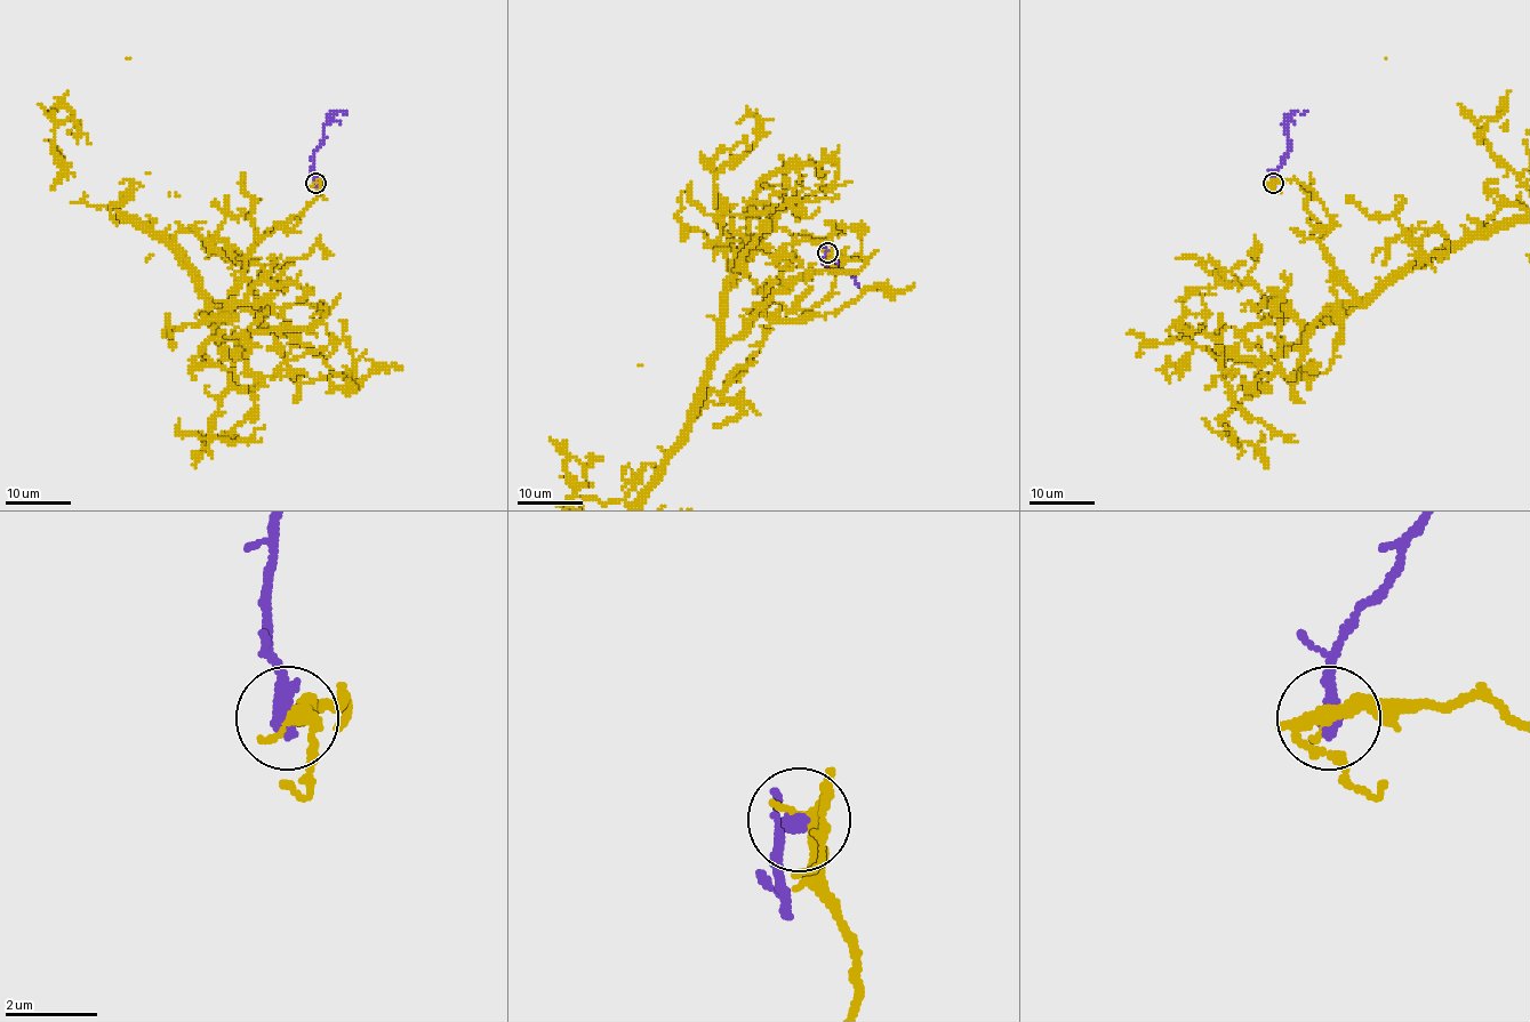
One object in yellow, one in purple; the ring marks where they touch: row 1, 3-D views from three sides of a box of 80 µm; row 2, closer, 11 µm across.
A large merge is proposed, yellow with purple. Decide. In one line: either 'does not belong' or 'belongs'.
does not belong

